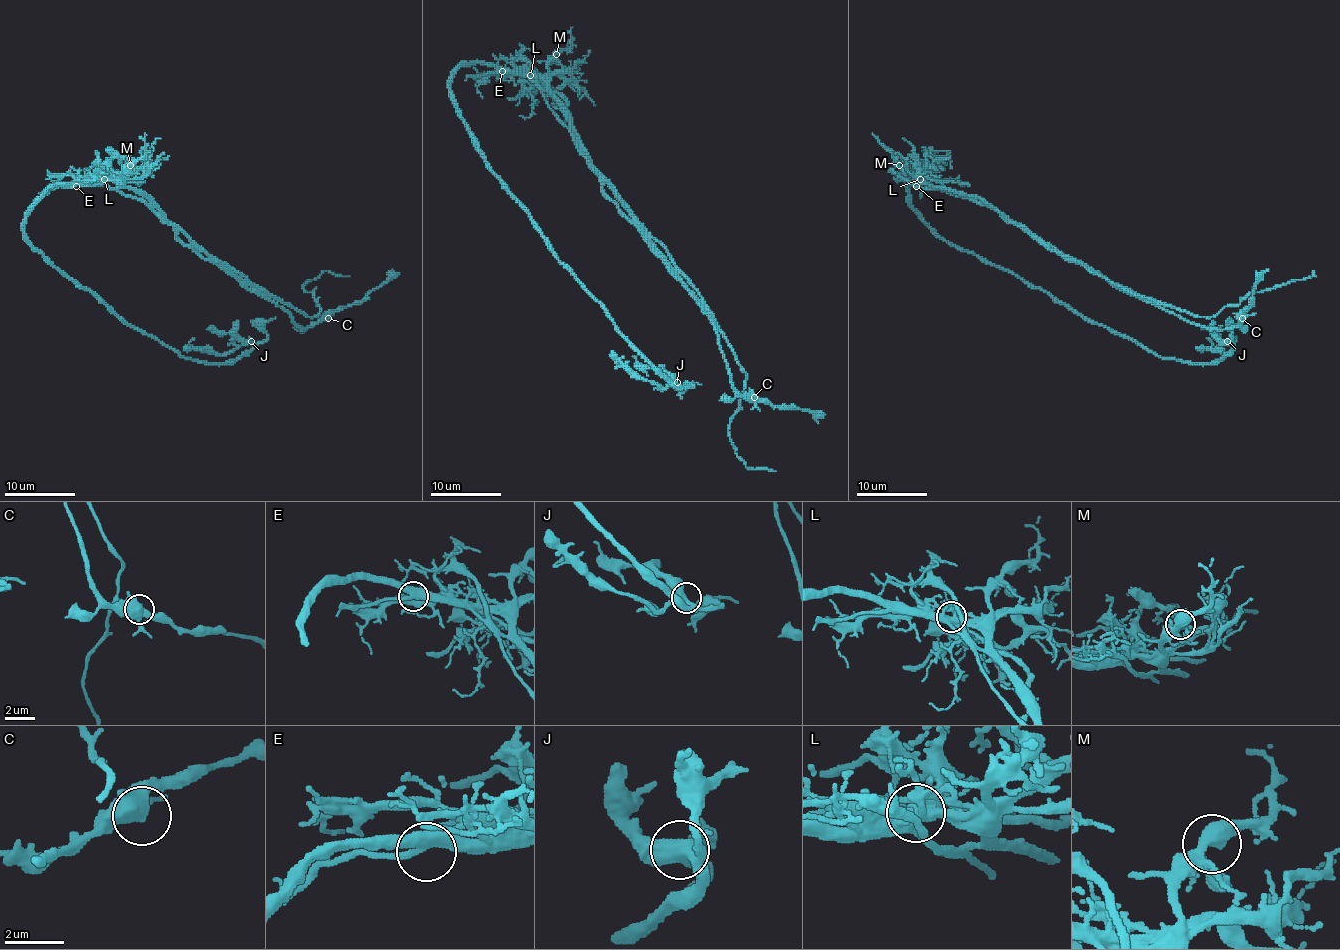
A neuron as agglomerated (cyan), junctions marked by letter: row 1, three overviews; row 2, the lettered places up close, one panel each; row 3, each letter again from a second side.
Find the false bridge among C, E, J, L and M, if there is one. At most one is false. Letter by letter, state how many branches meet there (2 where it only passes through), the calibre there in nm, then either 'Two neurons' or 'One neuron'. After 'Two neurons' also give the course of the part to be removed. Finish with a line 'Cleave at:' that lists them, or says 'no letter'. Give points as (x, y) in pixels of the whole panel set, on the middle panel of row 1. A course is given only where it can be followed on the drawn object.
C: Branches: 5. Thickness 480 nm. One neuron
E: Branches: 3. Thickness 380 nm. One neuron
J: Branches: 4. Thickness 440 nm. One neuron
L: Branches: 6. Thickness 440 nm. Two neurons. Course of the part to remove: (530, 75), (546, 84), (597, 174), (733, 352), (746, 375), (730, 441), (751, 469), (776, 471)
M: Branches: 3. Thickness 400 nm. One neuron
Cleave at: L

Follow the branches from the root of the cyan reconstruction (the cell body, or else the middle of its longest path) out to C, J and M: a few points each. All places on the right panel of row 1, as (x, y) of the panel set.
C: (911, 184), (925, 184), (992, 207), (1111, 283), (1190, 322), (1231, 329), (1242, 318)
J: (911, 184), (908, 202), (941, 237), (1012, 271), (1084, 318), (1162, 357), (1215, 363), (1231, 348), (1227, 341)
M: (911, 184), (920, 181), (899, 165)

